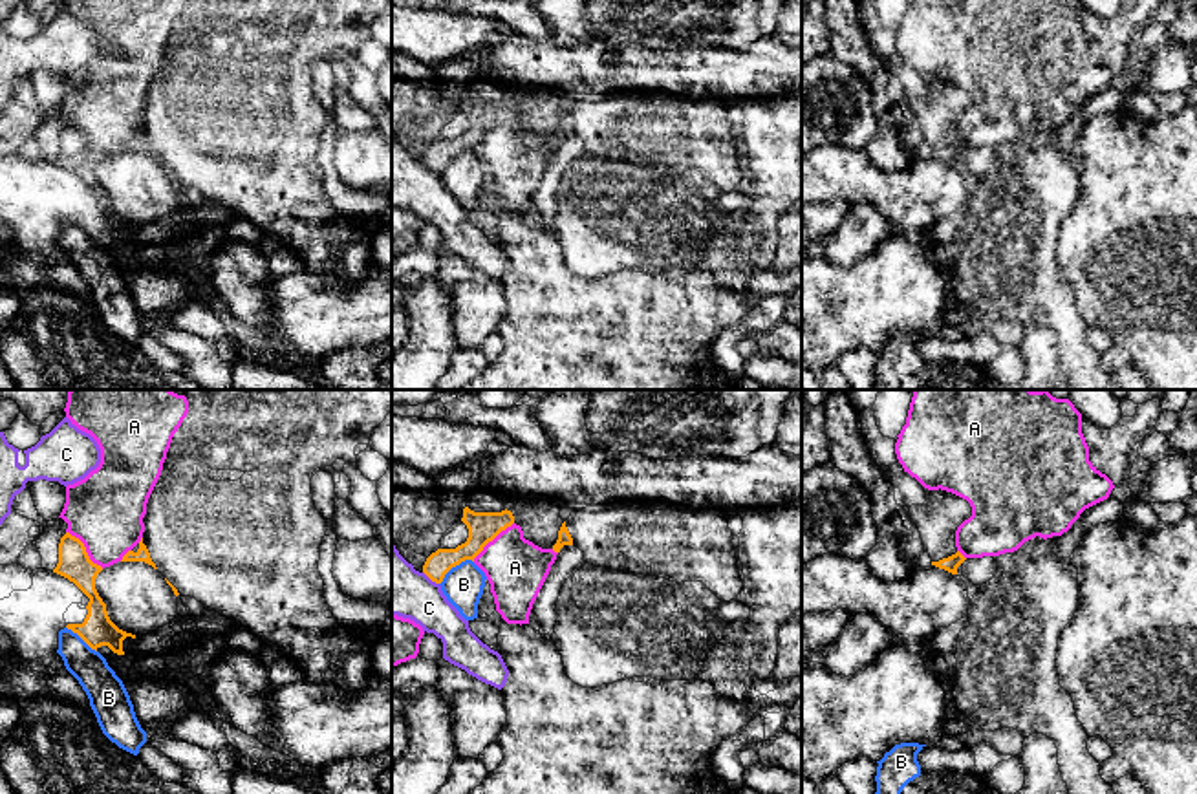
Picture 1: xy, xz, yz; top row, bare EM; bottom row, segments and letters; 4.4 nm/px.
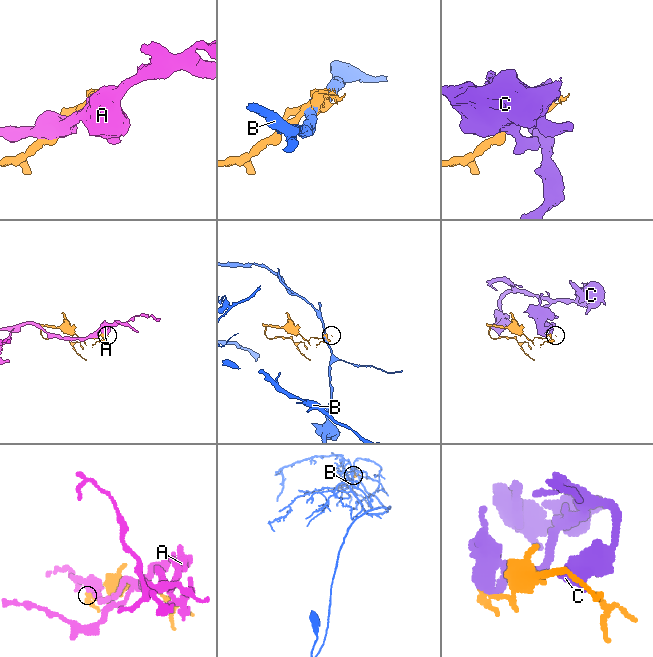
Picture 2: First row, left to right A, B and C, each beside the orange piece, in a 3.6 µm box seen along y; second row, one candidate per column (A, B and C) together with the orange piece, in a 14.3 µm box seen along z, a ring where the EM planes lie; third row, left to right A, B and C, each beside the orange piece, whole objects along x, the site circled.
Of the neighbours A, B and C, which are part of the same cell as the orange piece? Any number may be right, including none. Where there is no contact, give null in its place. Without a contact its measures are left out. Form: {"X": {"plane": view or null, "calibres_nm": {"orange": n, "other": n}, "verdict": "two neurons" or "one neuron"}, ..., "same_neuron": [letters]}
{"A": {"plane": "xy", "calibres_nm": {"orange": 140, "other": 340}, "verdict": "two neurons"}, "B": {"plane": "xz", "calibres_nm": {"orange": 140, "other": 180}, "verdict": "two neurons"}, "C": {"plane": "xz", "calibres_nm": {"orange": 110, "other": 240}, "verdict": "two neurons"}, "same_neuron": []}

